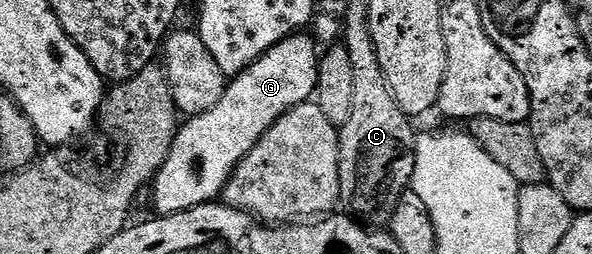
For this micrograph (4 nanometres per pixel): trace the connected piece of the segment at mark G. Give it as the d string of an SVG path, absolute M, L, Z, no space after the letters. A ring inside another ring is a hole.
M308 34L288 36L278 42L278 46L262 54L262 58L258 58L246 70L227 81L222 98L218 98L215 106L197 116L187 117L177 127L174 146L170 146L170 154L150 188L152 204L156 207L155 215L169 216L175 212L190 210L194 206L213 203L223 193L228 179L232 177L242 158L246 158L246 154L254 150L266 130L274 126L274 122L278 122L282 114L286 114L294 106L309 103L315 97L321 53L318 51L317 41L311 35L304 35Z

